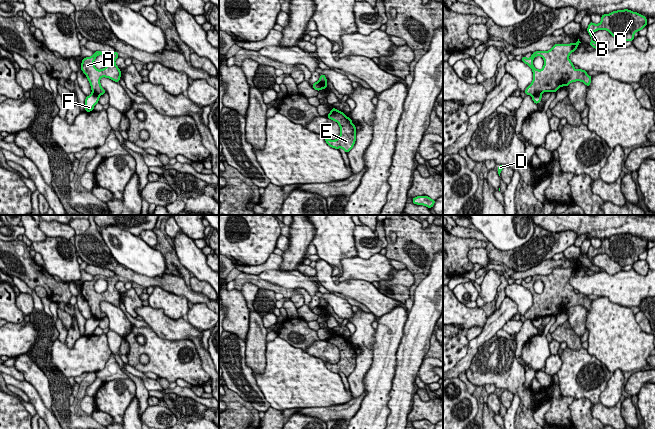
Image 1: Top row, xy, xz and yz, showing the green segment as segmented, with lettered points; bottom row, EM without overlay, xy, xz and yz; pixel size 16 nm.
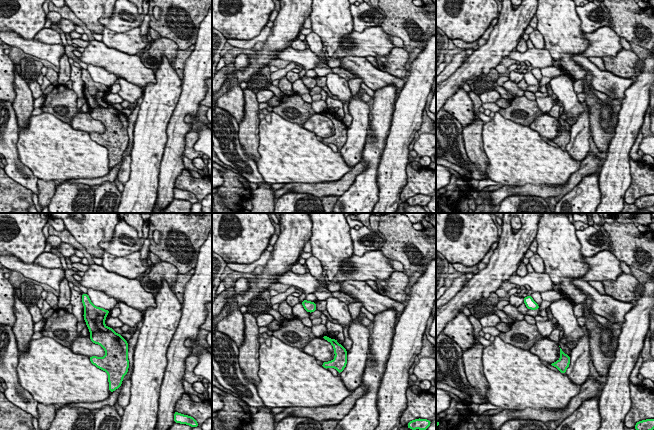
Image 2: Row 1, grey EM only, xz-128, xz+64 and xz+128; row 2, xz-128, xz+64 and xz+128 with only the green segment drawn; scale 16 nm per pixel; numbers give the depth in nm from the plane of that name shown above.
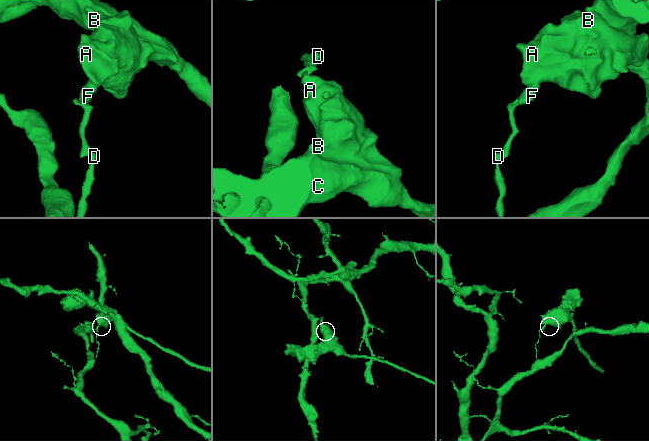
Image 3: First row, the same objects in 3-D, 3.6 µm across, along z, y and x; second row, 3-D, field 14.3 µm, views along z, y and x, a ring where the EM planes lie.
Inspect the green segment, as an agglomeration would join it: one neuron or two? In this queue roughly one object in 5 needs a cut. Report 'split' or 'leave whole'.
split

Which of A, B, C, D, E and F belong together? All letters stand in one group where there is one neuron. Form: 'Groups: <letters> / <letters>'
Groups: A B C E / D F

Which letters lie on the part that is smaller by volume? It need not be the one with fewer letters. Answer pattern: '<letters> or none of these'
A, B, C, E

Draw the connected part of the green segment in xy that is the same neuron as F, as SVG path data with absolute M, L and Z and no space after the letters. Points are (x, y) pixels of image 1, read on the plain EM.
M92 316L89 320L86 320L85 323L85 336L93 335L94 330L99 326L99 319Z

